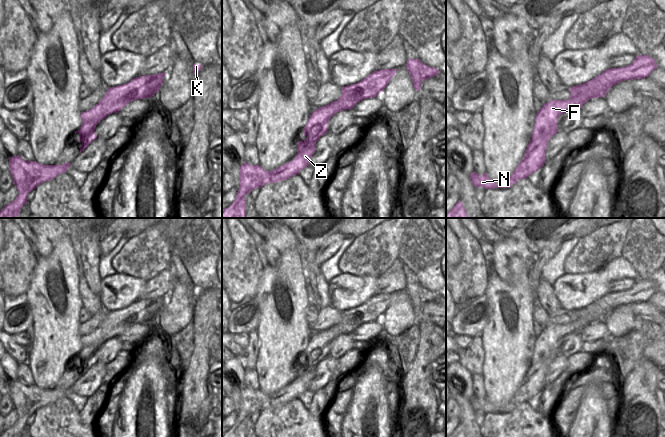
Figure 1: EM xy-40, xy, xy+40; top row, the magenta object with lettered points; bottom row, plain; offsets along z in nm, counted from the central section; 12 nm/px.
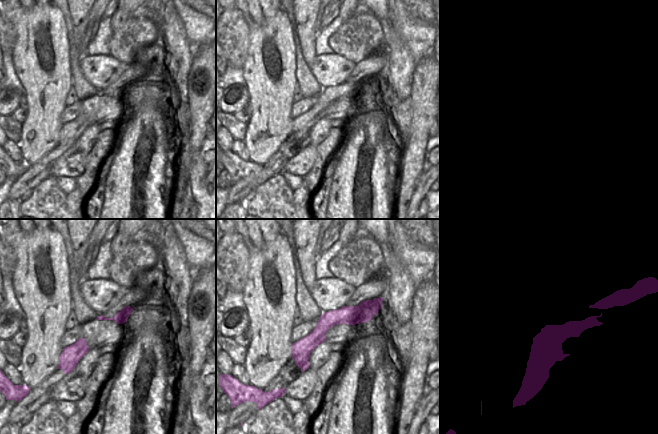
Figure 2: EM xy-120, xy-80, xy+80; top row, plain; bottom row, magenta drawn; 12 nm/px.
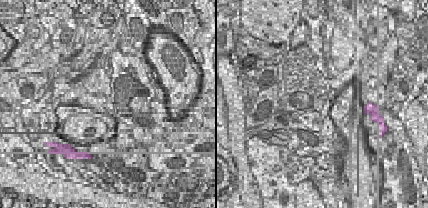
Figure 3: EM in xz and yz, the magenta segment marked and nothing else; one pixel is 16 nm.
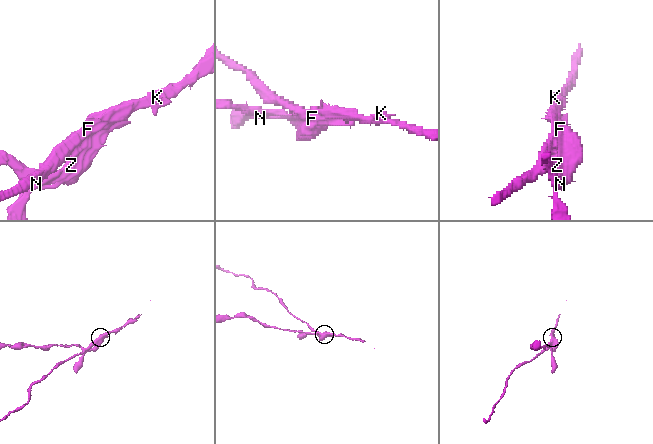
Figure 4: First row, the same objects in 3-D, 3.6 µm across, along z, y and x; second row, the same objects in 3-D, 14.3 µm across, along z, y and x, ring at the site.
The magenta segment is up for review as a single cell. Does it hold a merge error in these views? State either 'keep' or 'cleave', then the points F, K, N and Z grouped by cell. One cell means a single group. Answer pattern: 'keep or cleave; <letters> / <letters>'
cleave; F N Z / K

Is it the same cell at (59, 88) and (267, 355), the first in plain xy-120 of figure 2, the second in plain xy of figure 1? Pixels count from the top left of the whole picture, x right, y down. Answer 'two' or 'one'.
one

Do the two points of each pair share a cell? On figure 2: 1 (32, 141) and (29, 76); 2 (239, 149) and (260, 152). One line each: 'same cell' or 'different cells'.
1: same cell
2: different cells

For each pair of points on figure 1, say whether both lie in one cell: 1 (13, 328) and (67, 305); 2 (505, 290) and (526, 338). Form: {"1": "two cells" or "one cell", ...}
{"1": "two cells", "2": "one cell"}

